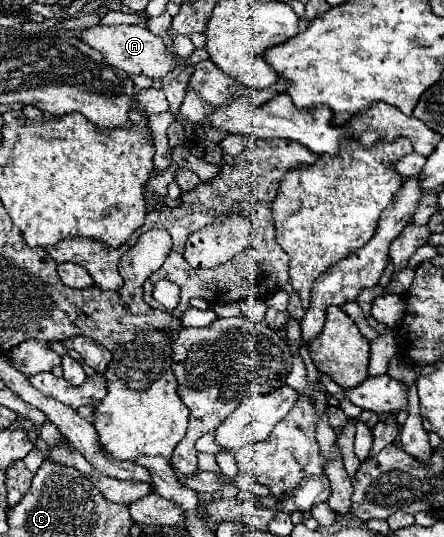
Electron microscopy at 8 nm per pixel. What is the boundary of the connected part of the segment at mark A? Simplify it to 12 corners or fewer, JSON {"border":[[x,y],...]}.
{"border":[[90,26],[80,36],[126,74],[160,80],[176,54],[146,26]]}

